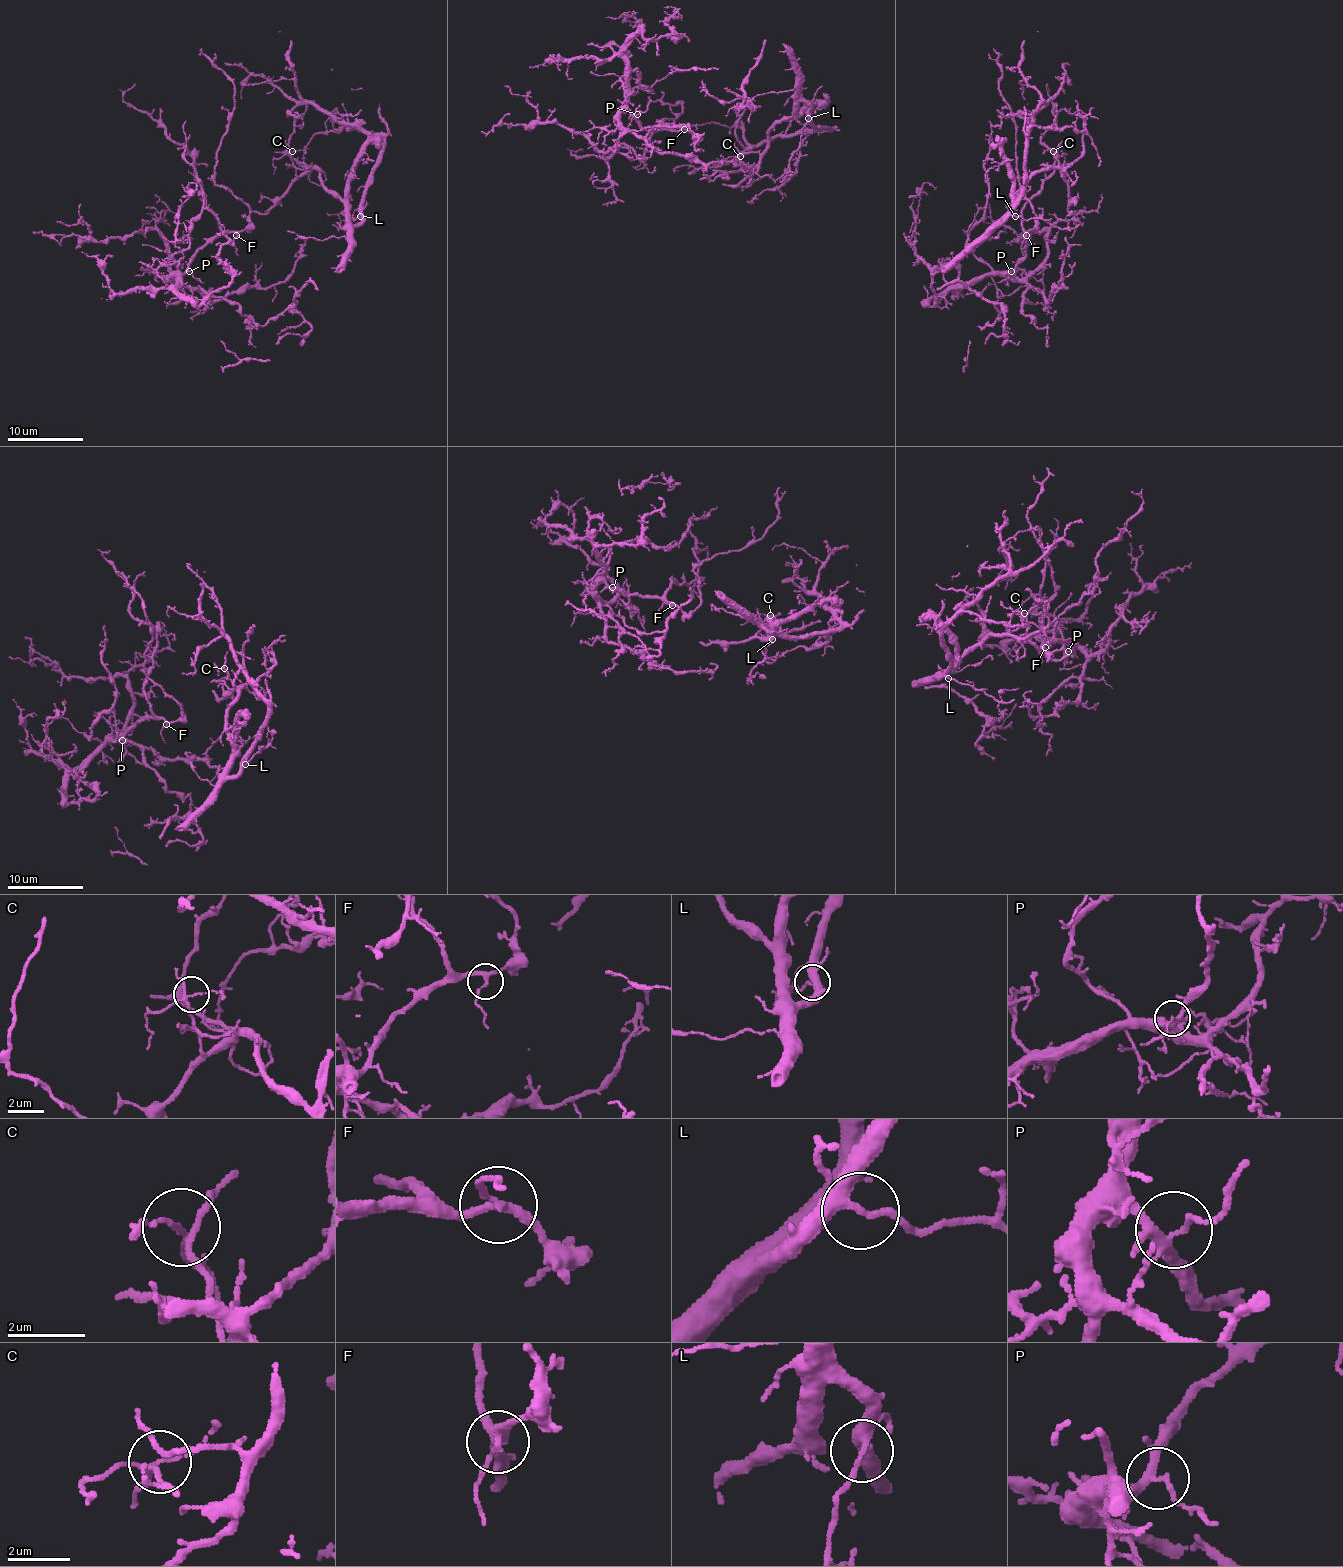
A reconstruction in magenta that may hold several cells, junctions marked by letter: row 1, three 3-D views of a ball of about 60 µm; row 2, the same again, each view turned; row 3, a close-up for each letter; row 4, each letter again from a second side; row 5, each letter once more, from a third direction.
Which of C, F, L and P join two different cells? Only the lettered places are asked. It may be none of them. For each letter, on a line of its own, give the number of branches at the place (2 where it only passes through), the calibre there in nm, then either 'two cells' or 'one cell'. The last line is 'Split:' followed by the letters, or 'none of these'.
C: 4 branches meet; 120 nm thick; one cell
F: 3 branches meet; 200 nm thick; one cell
L: 4 branches meet; 320 nm thick; one cell
P: 4 branches meet; 240 nm thick; one cell
Split: none of these

